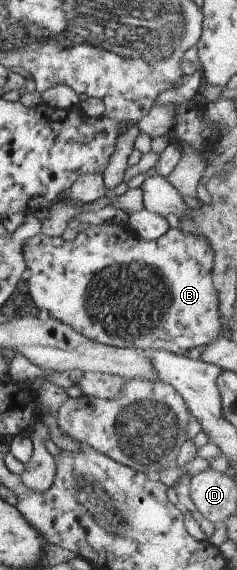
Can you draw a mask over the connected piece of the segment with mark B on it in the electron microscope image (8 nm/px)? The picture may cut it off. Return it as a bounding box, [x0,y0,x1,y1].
[21,220,221,355]

